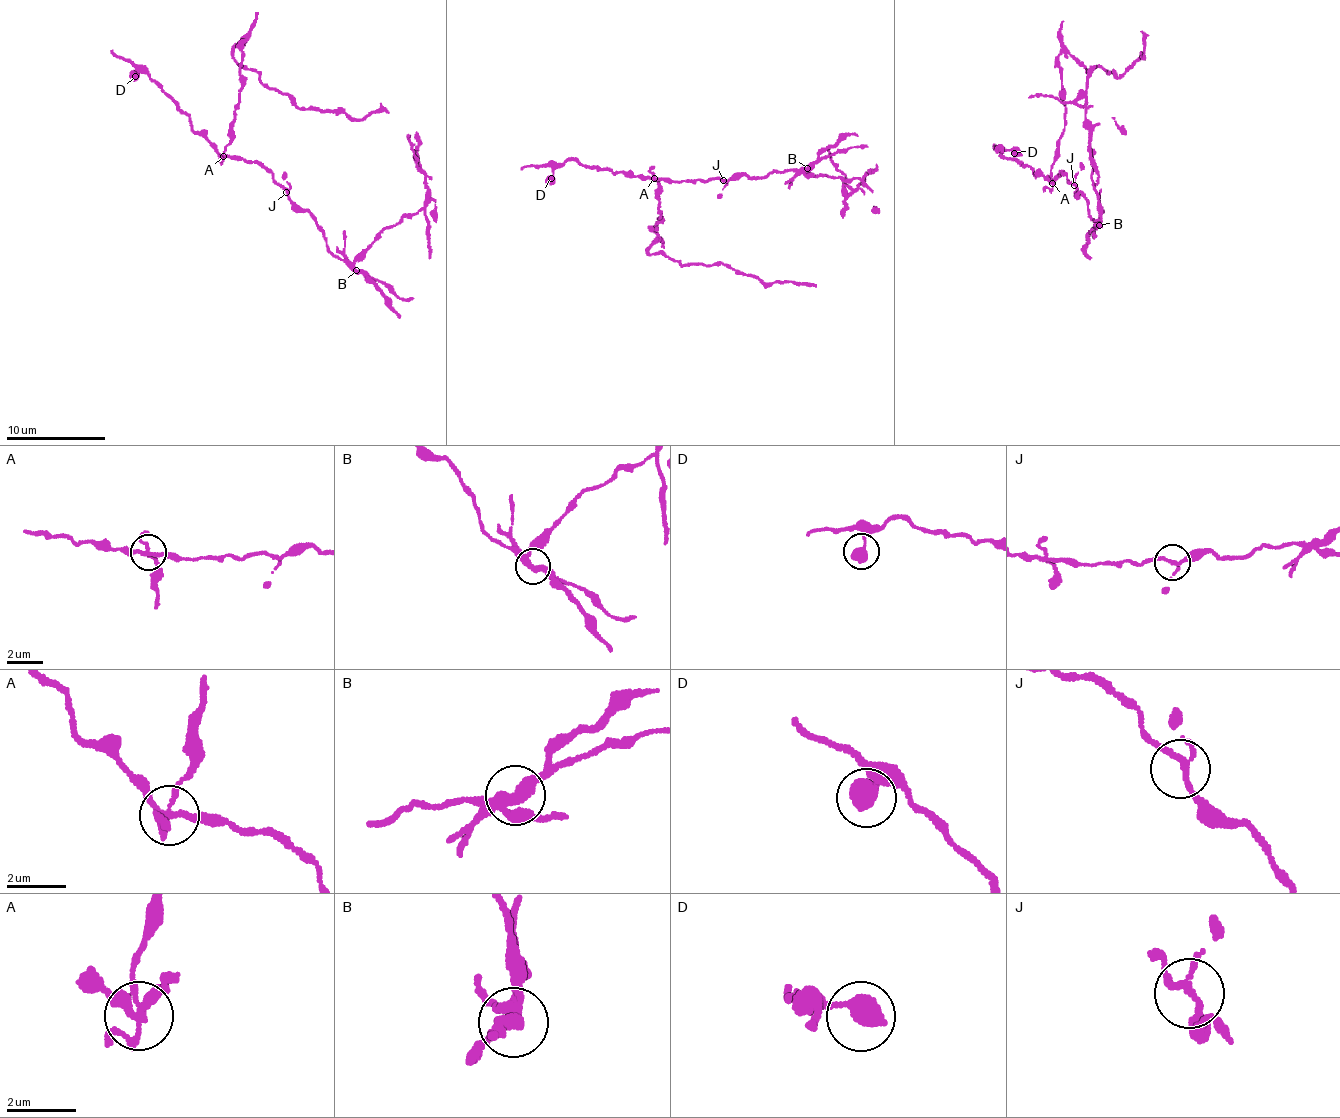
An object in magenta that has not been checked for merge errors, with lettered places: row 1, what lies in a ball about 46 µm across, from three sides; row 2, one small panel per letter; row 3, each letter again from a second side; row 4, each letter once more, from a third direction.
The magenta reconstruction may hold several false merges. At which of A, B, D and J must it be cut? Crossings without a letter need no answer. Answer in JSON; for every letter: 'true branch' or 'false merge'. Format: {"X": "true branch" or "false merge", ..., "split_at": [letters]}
{"A": "false merge", "B": "false merge", "D": "true branch", "J": "true branch", "split_at": ["A", "B"]}

